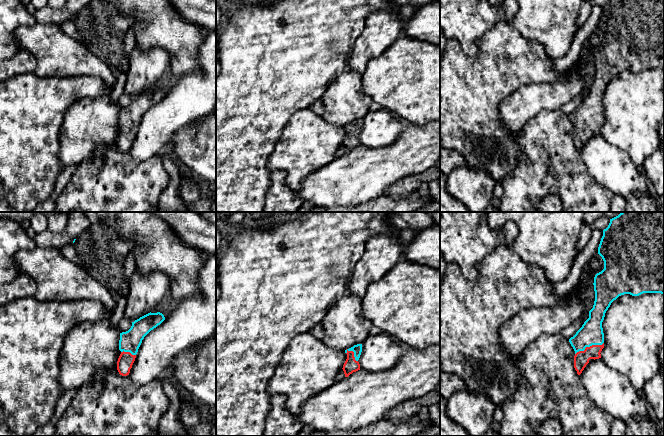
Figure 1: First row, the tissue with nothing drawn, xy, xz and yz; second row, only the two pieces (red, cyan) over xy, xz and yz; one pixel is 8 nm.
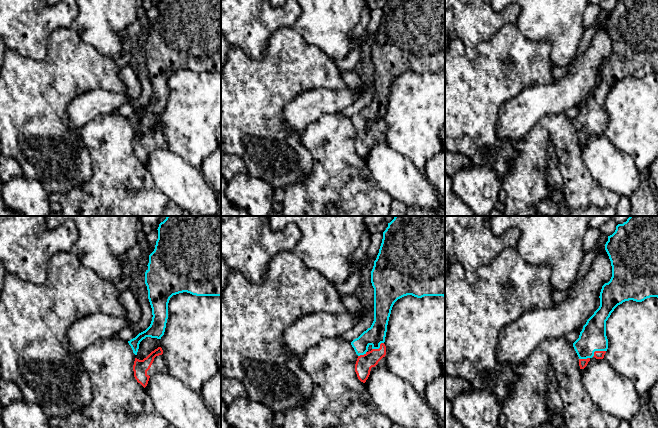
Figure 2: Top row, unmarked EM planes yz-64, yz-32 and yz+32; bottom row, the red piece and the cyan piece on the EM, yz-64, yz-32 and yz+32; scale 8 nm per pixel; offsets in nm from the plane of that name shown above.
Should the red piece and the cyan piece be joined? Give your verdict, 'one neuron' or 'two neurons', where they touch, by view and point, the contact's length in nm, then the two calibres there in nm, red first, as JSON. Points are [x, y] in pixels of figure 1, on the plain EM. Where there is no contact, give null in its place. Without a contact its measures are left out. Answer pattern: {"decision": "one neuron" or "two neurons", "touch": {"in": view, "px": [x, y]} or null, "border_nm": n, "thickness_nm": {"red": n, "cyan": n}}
{"decision": "one neuron", "touch": {"in": "yz", "px": [590, 122]}, "border_nm": 260, "thickness_nm": {"red": 120, "cyan": 190}}

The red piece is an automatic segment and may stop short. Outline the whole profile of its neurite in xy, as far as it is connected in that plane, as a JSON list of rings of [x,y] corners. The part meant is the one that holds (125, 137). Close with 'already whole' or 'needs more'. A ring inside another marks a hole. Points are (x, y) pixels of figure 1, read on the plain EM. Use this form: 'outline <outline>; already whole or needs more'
outline [[[150,88],[132,98],[128,107],[120,109],[119,126],[121,130],[117,137],[117,146],[120,151],[129,151],[142,116],[164,96],[165,93],[162,89]]]; needs more

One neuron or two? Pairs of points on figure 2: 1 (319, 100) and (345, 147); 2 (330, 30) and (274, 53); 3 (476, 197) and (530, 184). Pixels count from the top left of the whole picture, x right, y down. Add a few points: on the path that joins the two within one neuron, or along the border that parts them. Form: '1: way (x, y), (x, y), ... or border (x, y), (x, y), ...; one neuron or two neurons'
1: border (340, 111), (322, 114), (306, 126); two neurons
2: border (294, 27), (309, 43), (317, 45), (326, 53); two neurons
3: border (500, 181), (501, 187); two neurons

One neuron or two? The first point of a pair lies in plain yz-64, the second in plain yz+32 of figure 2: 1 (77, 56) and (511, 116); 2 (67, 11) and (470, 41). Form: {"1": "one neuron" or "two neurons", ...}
{"1": "two neurons", "2": "one neuron"}

